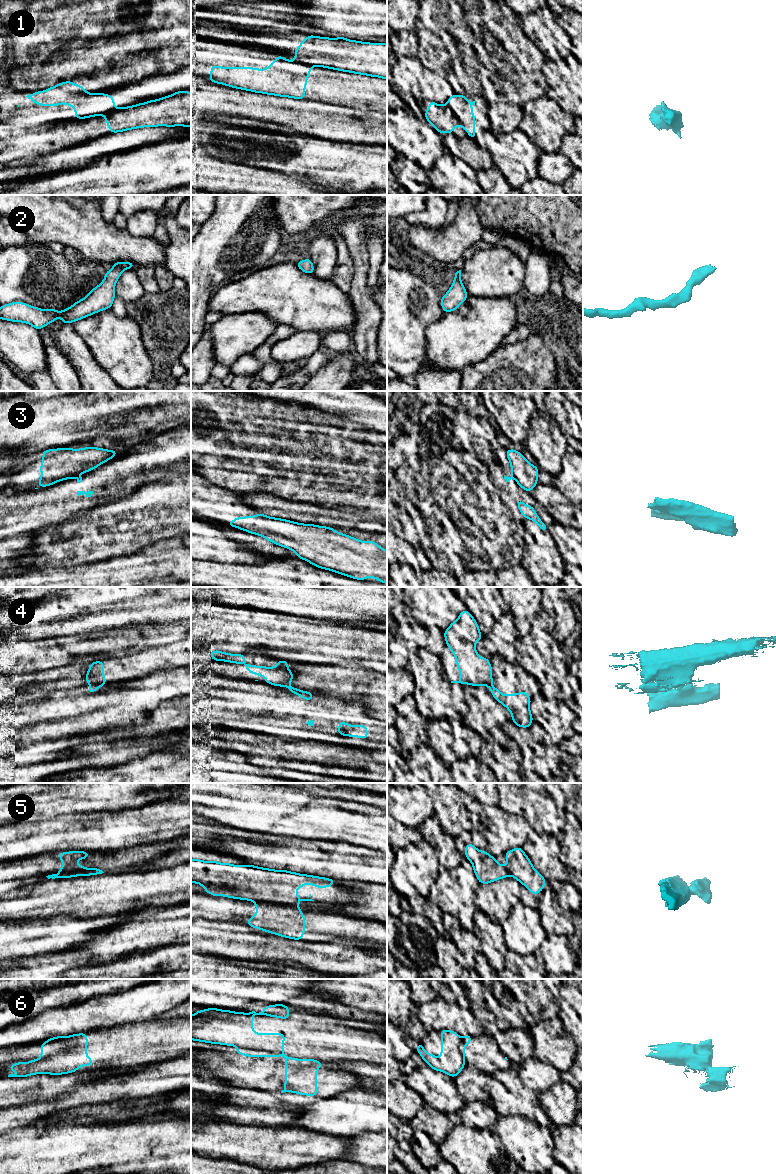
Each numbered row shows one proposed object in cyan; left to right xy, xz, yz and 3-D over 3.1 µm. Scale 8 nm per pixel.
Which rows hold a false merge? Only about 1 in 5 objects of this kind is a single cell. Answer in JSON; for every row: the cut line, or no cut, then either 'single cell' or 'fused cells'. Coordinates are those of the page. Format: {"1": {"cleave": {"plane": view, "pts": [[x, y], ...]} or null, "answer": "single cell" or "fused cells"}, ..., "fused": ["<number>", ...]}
{"1": {"cleave": {"plane": "yz", "pts": [[446, 104], [462, 125]]}, "answer": "fused cells"}, "2": {"cleave": null, "answer": "single cell"}, "3": {"cleave": {"plane": "xz", "pts": [[259, 514], [264, 516]]}, "answer": "fused cells"}, "4": {"cleave": {"plane": "xy", "pts": [[103, 683], [91, 685]]}, "answer": "fused cells"}, "5": {"cleave": {"plane": "xz", "pts": [[256, 901], [293, 904], [295, 906]]}, "answer": "fused cells"}, "6": {"cleave": {"plane": "xy", "pts": [[71, 1045], [67, 1050], [57, 1051], [42, 1058]]}, "answer": "fused cells"}, "fused": ["1", "3", "4", "5", "6"]}

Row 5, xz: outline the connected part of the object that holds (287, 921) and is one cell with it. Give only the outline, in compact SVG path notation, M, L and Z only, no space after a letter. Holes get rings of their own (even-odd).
M256 902L257 913L246 920L251 928L258 928L275 935L302 941L306 931L306 918L295 905Z

